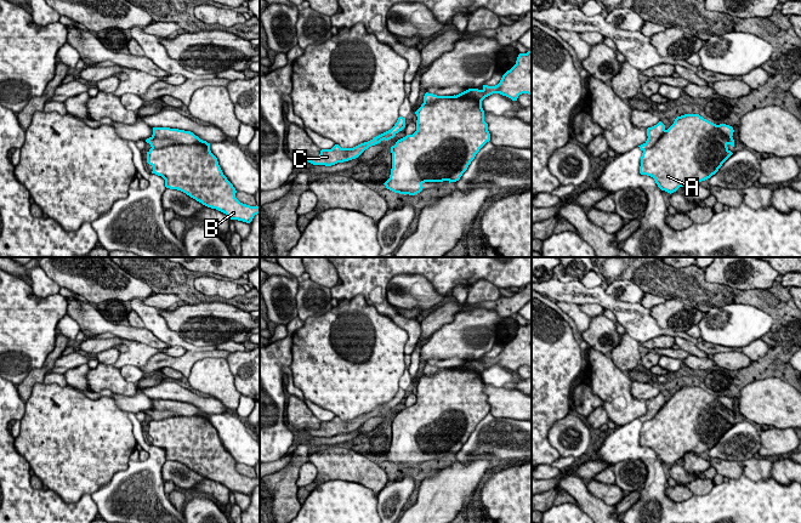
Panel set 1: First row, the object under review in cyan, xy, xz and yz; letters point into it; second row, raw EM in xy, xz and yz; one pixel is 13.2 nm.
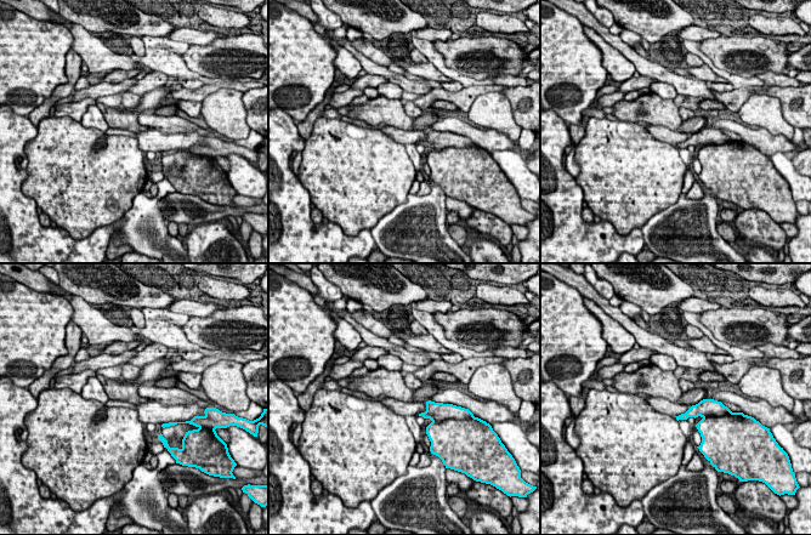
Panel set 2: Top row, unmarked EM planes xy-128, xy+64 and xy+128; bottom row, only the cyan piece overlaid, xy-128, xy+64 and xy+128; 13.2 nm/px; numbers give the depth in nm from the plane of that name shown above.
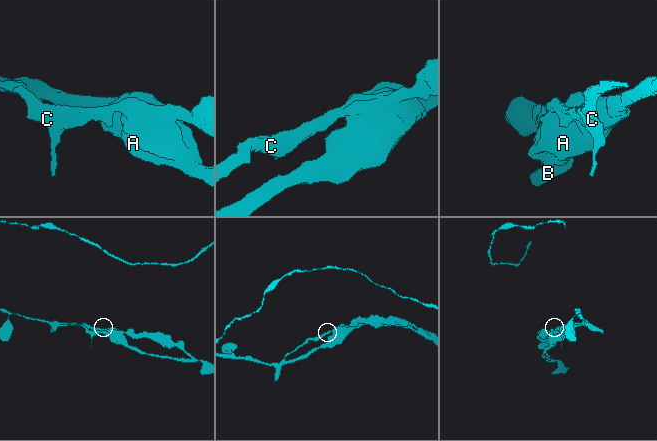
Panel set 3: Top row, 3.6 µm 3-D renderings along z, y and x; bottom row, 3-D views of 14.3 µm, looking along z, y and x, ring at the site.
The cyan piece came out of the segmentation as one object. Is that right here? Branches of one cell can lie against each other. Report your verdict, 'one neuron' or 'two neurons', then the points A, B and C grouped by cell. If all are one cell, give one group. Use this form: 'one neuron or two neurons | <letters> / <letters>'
one neuron | A B C

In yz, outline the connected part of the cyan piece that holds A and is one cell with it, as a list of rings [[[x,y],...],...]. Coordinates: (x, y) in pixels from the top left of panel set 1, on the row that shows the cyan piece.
[[[684,114],[677,116],[666,130],[659,121],[647,129],[647,141],[638,146],[643,152],[641,157],[640,174],[654,178],[661,191],[676,192],[687,181],[697,183],[715,175],[722,164],[733,154],[728,144],[734,147],[733,127],[726,124],[716,125],[699,114]]]

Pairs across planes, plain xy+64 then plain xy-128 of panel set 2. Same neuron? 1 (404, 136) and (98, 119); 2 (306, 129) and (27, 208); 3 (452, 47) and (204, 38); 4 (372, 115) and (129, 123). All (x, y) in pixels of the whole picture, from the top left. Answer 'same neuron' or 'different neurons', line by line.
1: different neurons
2: different neurons
3: different neurons
4: same neuron

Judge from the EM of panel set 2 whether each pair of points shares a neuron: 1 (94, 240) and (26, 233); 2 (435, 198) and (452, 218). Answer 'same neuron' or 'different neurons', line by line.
1: same neuron
2: different neurons

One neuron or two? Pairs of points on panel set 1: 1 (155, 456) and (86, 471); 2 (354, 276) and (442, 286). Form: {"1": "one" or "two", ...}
{"1": "two", "2": "one"}

